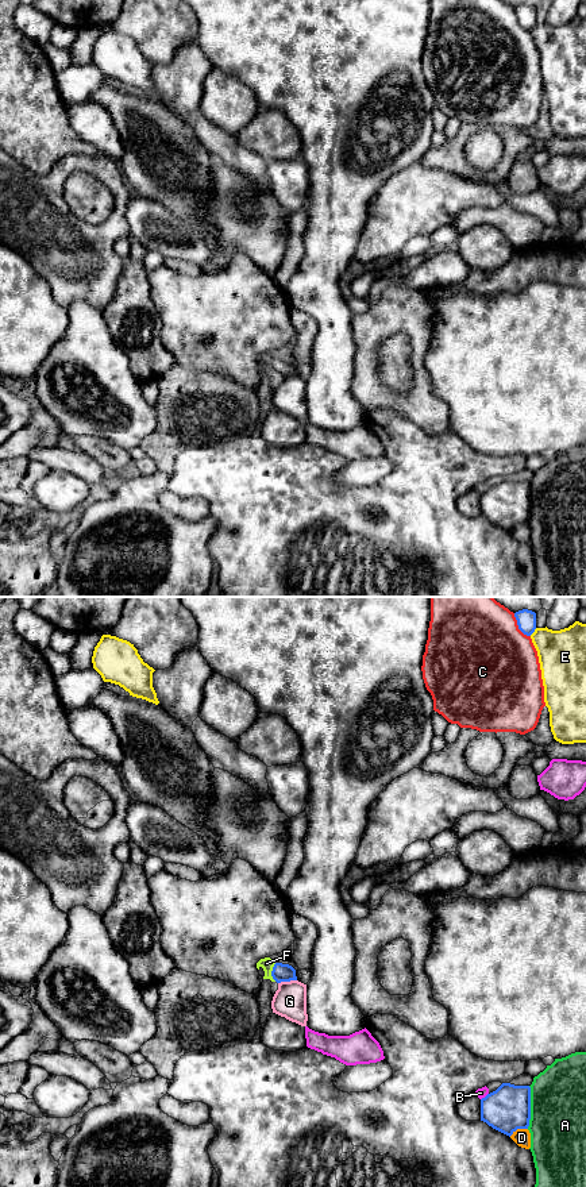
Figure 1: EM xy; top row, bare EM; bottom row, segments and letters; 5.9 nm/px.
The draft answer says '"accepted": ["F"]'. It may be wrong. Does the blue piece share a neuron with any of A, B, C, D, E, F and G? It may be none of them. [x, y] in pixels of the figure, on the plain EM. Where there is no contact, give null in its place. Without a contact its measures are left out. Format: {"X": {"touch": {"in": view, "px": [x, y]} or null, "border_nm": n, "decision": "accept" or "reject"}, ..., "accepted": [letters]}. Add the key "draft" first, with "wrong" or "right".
{"draft": "right", "A": {"touch": {"in": "xy", "px": [529, 503]}, "border_nm": 260, "decision": "reject"}, "B": {"touch": {"in": "xy", "px": [485, 492]}, "border_nm": 60, "decision": "reject"}, "C": {"touch": {"in": "xy", "px": [519, 22]}, "border_nm": 170, "decision": "reject"}, "D": {"touch": {"in": "xy", "px": [517, 523]}, "border_nm": 120, "decision": "reject"}, "E": {"touch": {"in": "xy", "px": [532, 27]}, "border_nm": 60, "decision": "reject"}, "F": {"touch": {"in": "xy", "px": [272, 367]}, "border_nm": 110, "decision": "accept"}, "G": {"touch": {"in": "xy", "px": [286, 376]}, "border_nm": 110, "decision": "reject"}, "accepted": ["F"]}

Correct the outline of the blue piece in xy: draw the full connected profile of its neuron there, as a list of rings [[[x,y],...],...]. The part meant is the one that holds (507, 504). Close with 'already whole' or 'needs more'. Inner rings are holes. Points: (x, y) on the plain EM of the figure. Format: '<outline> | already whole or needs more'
[[[502,478],[481,494],[481,516],[512,531],[517,524],[528,524],[531,515],[531,482]]] | already whole

